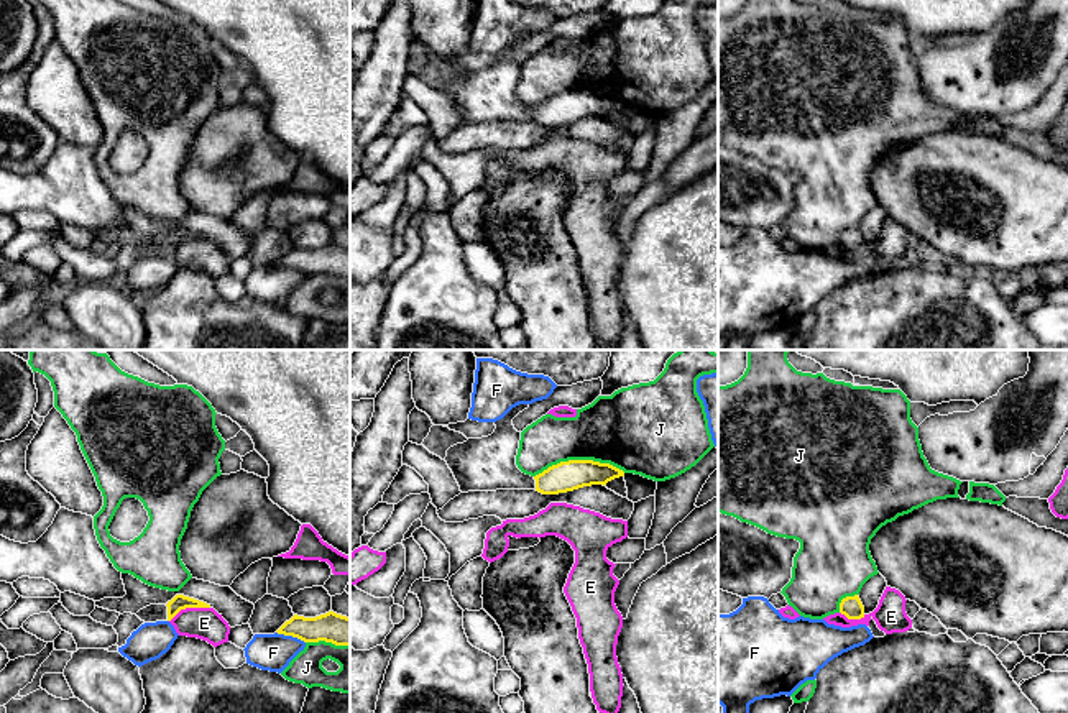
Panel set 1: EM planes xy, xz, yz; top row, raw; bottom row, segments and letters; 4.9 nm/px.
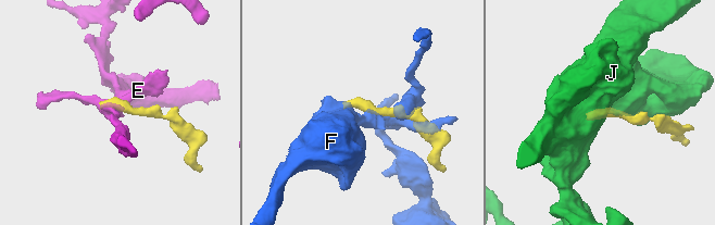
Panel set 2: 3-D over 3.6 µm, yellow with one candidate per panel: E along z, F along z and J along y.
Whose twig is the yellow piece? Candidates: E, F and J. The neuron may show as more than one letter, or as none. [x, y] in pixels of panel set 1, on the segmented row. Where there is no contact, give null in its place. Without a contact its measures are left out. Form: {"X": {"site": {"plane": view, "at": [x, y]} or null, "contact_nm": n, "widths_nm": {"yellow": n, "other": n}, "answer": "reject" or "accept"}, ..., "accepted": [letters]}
{"E": {"site": {"plane": "xy", "at": [189, 607]}, "contact_nm": 220, "widths_nm": {"yellow": 80, "other": 160}, "answer": "reject"}, "F": {"site": {"plane": "xy", "at": [291, 634]}, "contact_nm": 160, "widths_nm": {"yellow": 150, "other": 180}, "answer": "reject"}, "J": {"site": {"plane": "xz", "at": [579, 460]}, "contact_nm": 440, "widths_nm": {"yellow": 150, "other": 340}, "answer": "reject"}, "accepted": []}

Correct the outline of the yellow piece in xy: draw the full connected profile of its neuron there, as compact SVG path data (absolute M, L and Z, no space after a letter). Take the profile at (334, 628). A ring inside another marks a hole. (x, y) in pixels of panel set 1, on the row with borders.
M334 611L315 618L294 614L276 632L297 637L304 642L325 641L335 646L350 646L350 618Z

